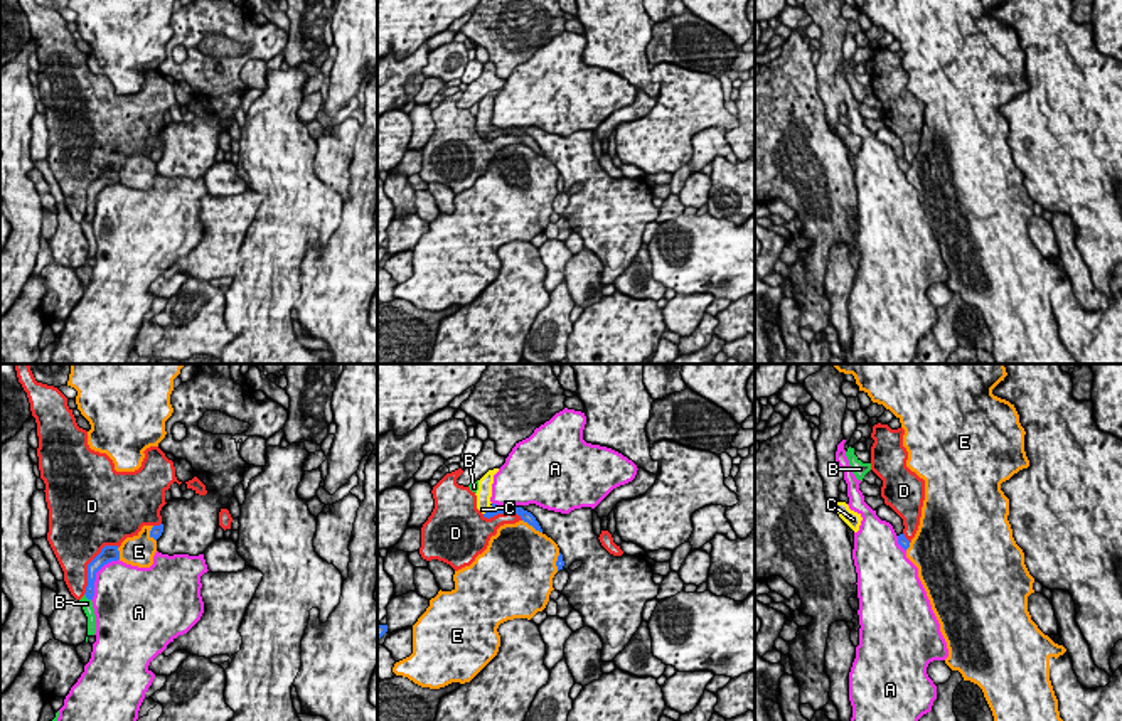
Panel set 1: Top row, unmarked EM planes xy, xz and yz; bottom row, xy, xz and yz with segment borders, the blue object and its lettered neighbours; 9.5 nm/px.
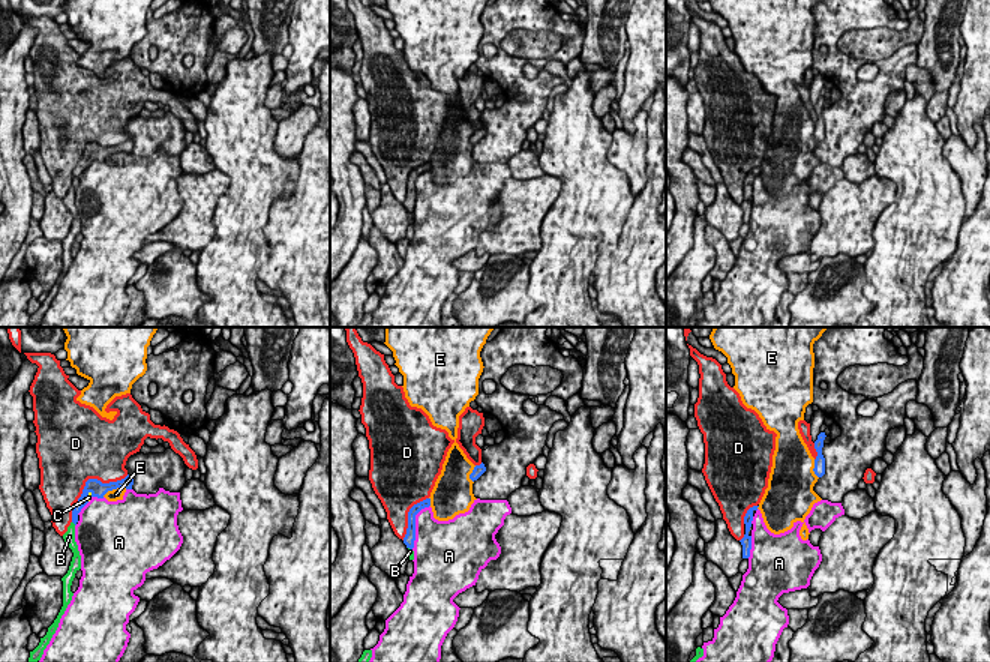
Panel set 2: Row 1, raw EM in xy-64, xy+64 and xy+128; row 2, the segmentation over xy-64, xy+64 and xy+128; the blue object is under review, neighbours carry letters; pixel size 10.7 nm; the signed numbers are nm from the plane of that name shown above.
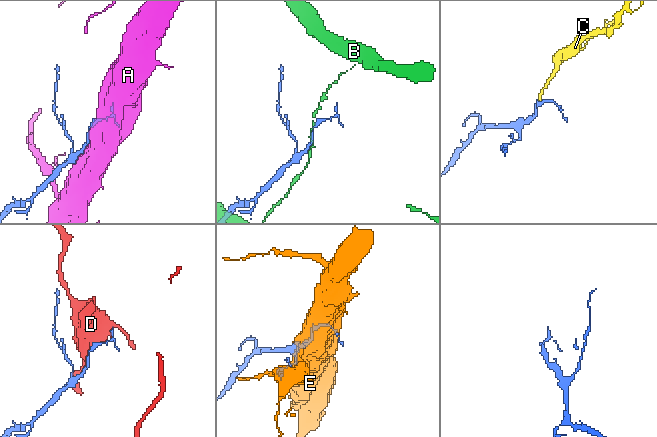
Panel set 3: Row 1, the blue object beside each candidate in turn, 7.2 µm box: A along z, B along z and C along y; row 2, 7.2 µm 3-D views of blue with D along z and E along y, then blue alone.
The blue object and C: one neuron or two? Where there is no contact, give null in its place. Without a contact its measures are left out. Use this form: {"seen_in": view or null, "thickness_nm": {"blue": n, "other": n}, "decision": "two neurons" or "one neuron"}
{"seen_in": "xz", "thickness_nm": {"blue": 100, "other": 140}, "decision": "one neuron"}

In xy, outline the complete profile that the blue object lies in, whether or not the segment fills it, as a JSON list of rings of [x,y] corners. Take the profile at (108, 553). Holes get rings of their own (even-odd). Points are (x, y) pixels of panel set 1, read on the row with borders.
[[[104,546],[101,553],[88,564],[88,586],[86,586],[86,598],[93,600],[94,596],[94,581],[96,573],[108,563],[118,561],[120,551],[118,546]]]

